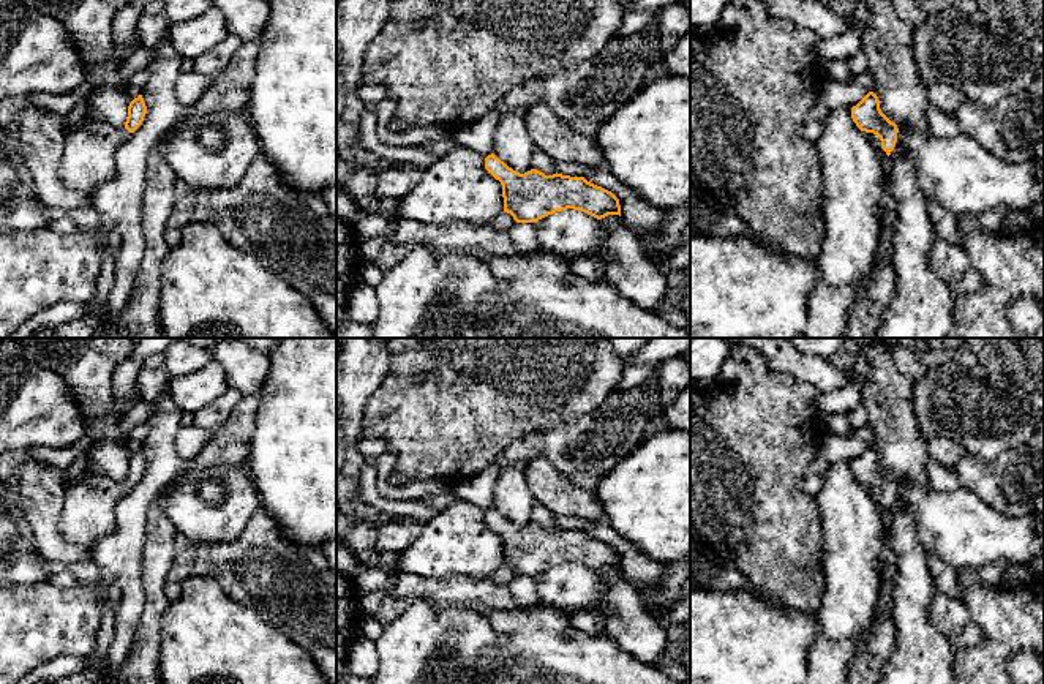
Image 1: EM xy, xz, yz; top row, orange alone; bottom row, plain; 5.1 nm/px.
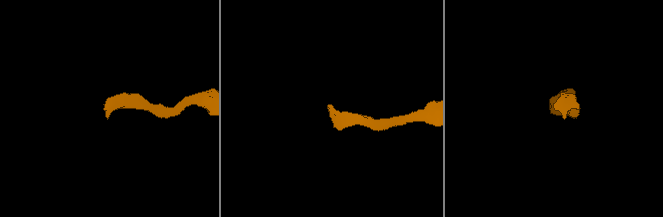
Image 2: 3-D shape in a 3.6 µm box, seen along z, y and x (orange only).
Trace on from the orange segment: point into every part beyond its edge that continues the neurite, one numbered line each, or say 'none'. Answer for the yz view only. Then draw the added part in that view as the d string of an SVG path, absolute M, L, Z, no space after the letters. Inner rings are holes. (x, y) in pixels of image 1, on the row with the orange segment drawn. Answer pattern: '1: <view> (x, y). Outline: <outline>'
1: yz (874, 138). Outline: M869 133L869 137L870 137L872 144L875 145L875 148L878 150L880 156L883 158L883 161L886 161L888 155L881 147L880 137L877 134L873 134L873 133Z

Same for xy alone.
1: xy (89, 157). Outline: M92 122L66 133L58 174L68 188L90 196L115 174L115 152L131 133L125 126Z

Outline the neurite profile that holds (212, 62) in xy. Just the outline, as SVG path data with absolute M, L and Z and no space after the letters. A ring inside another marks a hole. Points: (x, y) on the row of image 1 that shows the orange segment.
M229 33L223 41L193 60L193 70L199 74L216 76L229 66L240 46L242 39Z

